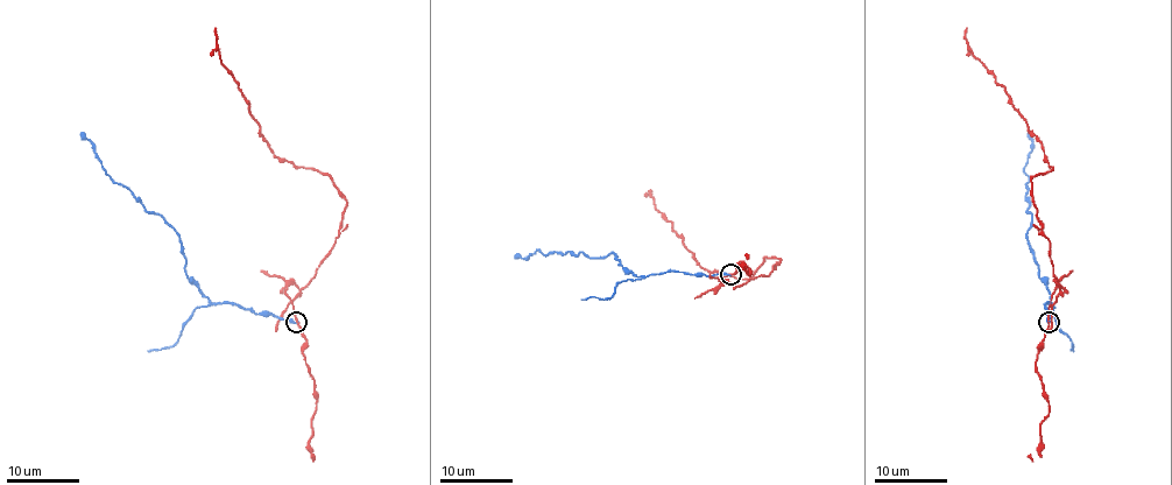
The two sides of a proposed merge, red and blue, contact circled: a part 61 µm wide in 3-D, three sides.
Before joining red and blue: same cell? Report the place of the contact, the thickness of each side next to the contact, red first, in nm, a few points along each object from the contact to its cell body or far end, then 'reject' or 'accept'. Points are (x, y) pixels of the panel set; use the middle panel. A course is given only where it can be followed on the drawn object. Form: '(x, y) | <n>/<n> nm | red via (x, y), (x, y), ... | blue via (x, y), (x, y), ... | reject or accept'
(731, 274) | 140/220 nm | red via (729, 274), (719, 281), (746, 283), (768, 276), (781, 259), (767, 258), (750, 278), (710, 272), (649, 194) | blue via (729, 274), (636, 276), (611, 252), (514, 255) | reject

